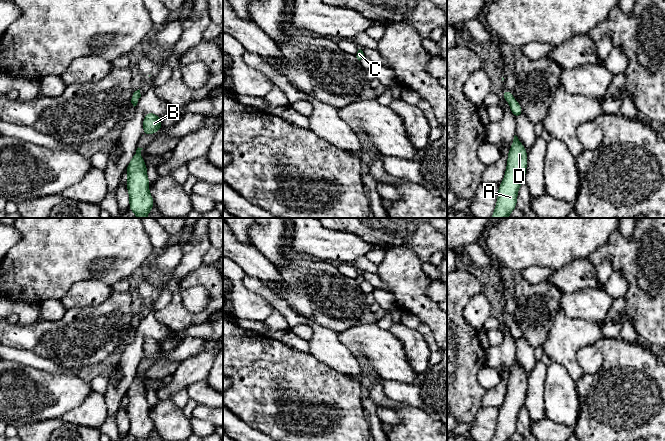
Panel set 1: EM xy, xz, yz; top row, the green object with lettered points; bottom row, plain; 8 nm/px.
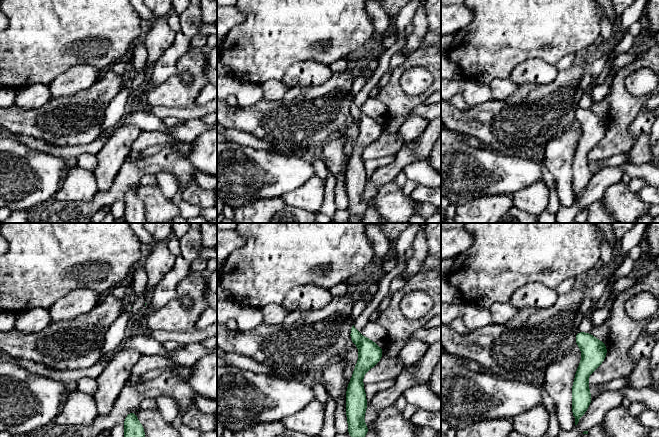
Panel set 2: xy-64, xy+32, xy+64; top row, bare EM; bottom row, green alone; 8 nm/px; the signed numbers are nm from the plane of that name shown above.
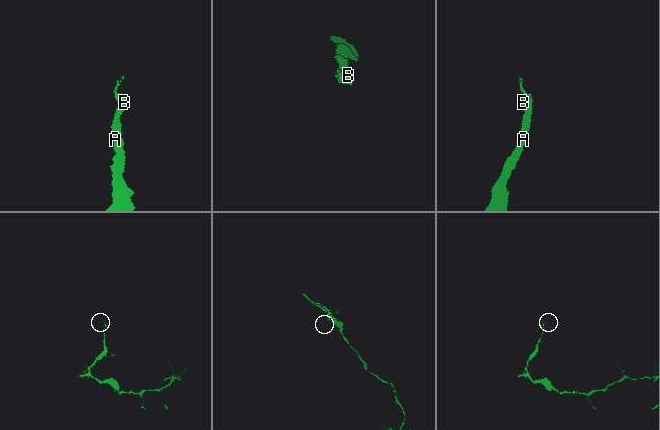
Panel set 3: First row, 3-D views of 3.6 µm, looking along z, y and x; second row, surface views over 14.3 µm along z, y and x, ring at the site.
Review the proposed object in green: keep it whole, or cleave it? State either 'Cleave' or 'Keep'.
Keep

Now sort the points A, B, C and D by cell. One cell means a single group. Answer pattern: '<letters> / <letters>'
A B C D

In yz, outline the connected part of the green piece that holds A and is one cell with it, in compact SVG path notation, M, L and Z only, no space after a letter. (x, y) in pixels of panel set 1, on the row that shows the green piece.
M515 135L508 153L507 168L503 182L499 185L498 200L491 218L508 218L516 208L518 188L524 181L527 152Z

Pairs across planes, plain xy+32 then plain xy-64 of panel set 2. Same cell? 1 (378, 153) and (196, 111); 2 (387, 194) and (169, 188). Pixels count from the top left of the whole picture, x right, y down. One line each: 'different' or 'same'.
1: different
2: different

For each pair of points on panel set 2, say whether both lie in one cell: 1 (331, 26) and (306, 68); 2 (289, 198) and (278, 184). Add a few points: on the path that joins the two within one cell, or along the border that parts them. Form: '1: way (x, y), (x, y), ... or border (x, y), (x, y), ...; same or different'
1: border (329, 65), (315, 60), (300, 60), (289, 68); different
2: border (306, 182), (281, 196); different

